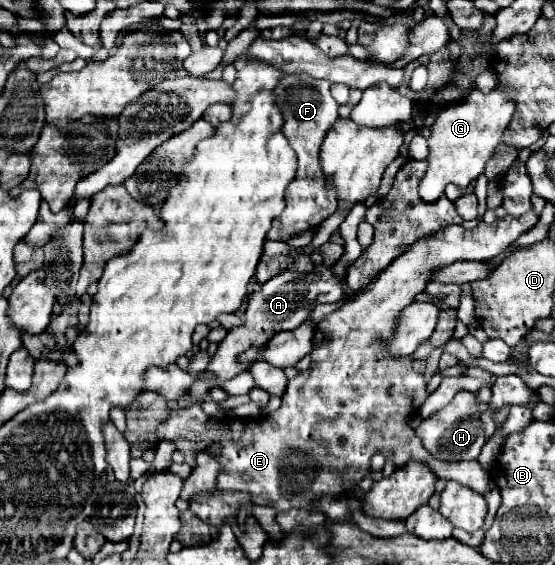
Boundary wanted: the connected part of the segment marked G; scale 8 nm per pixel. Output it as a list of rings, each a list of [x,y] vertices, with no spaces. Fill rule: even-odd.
[[[475,88],[459,106],[441,110],[431,126],[431,138],[427,140],[429,166],[419,184],[419,196],[425,202],[435,202],[449,182],[467,188],[473,180],[477,180],[483,174],[485,164],[495,158],[495,148],[501,144],[503,130],[509,126],[513,112],[515,102],[509,98],[507,90],[499,88],[491,90],[489,94]]]

